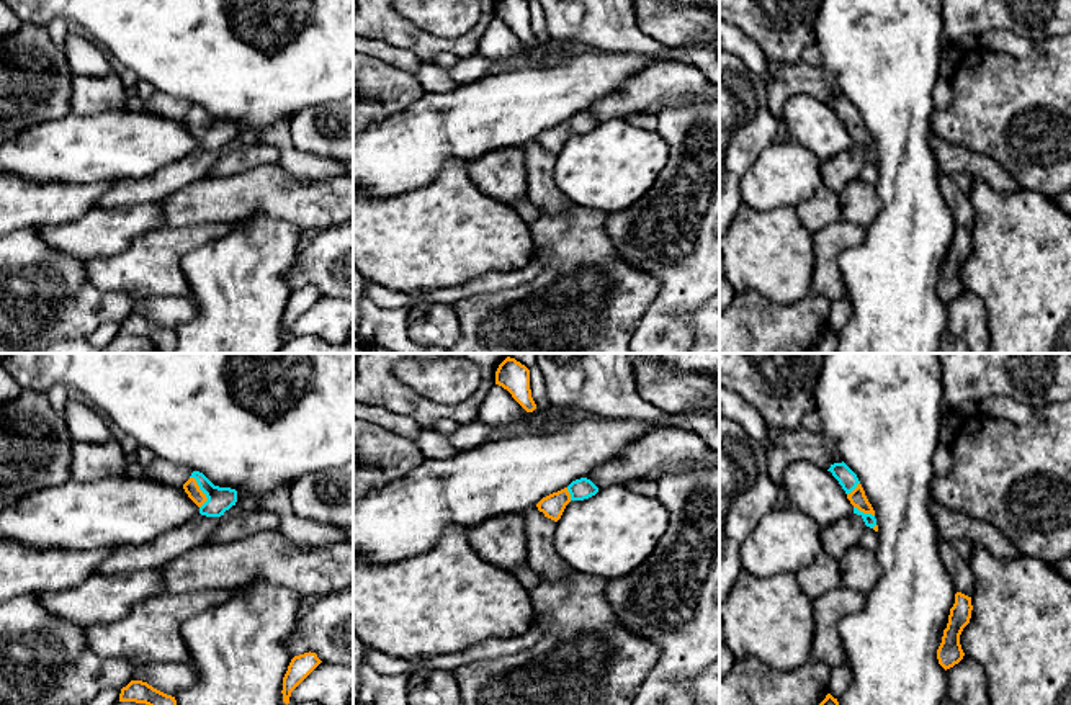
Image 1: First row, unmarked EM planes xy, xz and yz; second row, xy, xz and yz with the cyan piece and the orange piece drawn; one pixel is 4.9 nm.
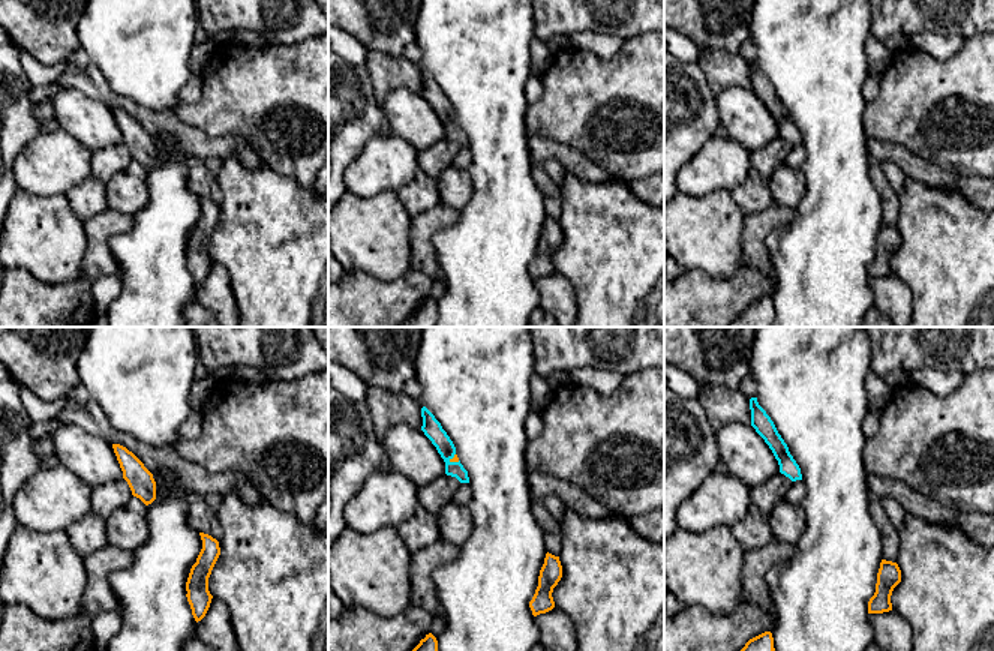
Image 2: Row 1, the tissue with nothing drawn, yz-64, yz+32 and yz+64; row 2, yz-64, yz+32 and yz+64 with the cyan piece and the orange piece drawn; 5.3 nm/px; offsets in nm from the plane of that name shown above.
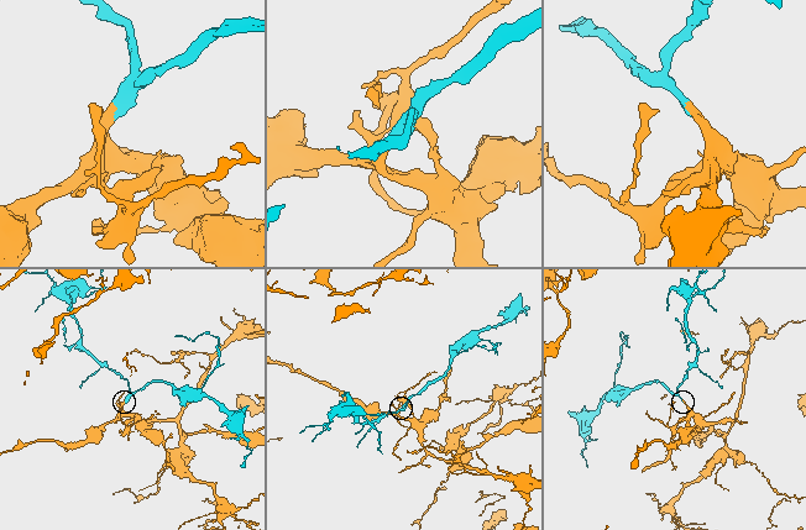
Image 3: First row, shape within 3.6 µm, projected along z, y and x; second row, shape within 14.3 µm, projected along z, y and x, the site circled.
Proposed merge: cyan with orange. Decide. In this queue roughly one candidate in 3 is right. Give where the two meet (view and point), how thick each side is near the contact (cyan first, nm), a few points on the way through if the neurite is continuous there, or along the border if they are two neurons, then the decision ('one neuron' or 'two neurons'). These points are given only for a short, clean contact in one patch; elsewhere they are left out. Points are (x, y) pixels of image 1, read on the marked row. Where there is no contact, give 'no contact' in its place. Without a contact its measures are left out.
contact xy (201, 489); calibres 130 and 70 nm; way xy (219, 499), (211, 499), (201, 489), (192, 488); one neuron

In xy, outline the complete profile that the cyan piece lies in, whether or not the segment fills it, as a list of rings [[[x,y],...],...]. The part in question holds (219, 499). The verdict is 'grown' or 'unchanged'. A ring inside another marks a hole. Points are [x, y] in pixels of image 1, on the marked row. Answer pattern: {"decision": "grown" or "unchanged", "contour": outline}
{"decision": "grown", "contour": [[[193,471],[183,484],[188,497],[199,507],[206,517],[221,517],[237,502],[237,491],[214,486],[203,473]]]}

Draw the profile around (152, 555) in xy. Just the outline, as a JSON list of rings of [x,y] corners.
[[[232,505],[221,517],[195,515],[177,528],[154,537],[150,541],[132,546],[116,546],[101,561],[98,574],[128,574],[147,569],[162,569],[178,556],[208,545],[211,535],[224,517],[239,515],[237,505]]]

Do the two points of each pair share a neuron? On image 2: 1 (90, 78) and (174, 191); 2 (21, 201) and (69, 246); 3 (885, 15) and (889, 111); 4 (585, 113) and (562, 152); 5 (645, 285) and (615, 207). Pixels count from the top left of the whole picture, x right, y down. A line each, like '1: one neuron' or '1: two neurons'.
1: two neurons
2: one neuron
3: two neurons
4: two neurons
5: one neuron

